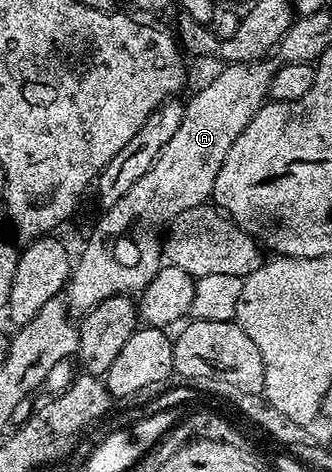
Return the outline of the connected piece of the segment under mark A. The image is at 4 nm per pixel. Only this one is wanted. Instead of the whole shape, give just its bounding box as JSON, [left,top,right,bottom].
[64,60,276,312]

